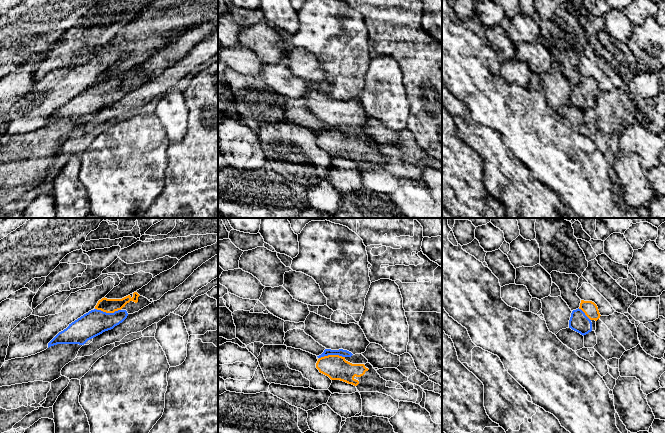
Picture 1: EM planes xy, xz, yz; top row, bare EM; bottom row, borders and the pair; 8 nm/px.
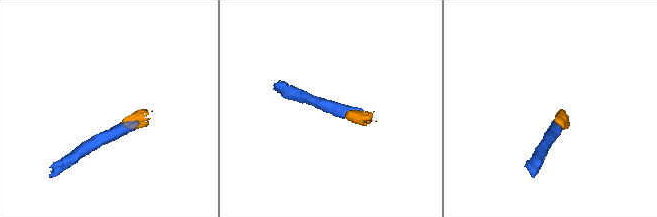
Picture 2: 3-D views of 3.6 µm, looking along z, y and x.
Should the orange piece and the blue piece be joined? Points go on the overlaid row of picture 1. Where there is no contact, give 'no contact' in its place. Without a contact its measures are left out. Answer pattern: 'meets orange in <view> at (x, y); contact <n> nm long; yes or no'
meets orange in xy at (108, 312); contact 200 nm long; yes

